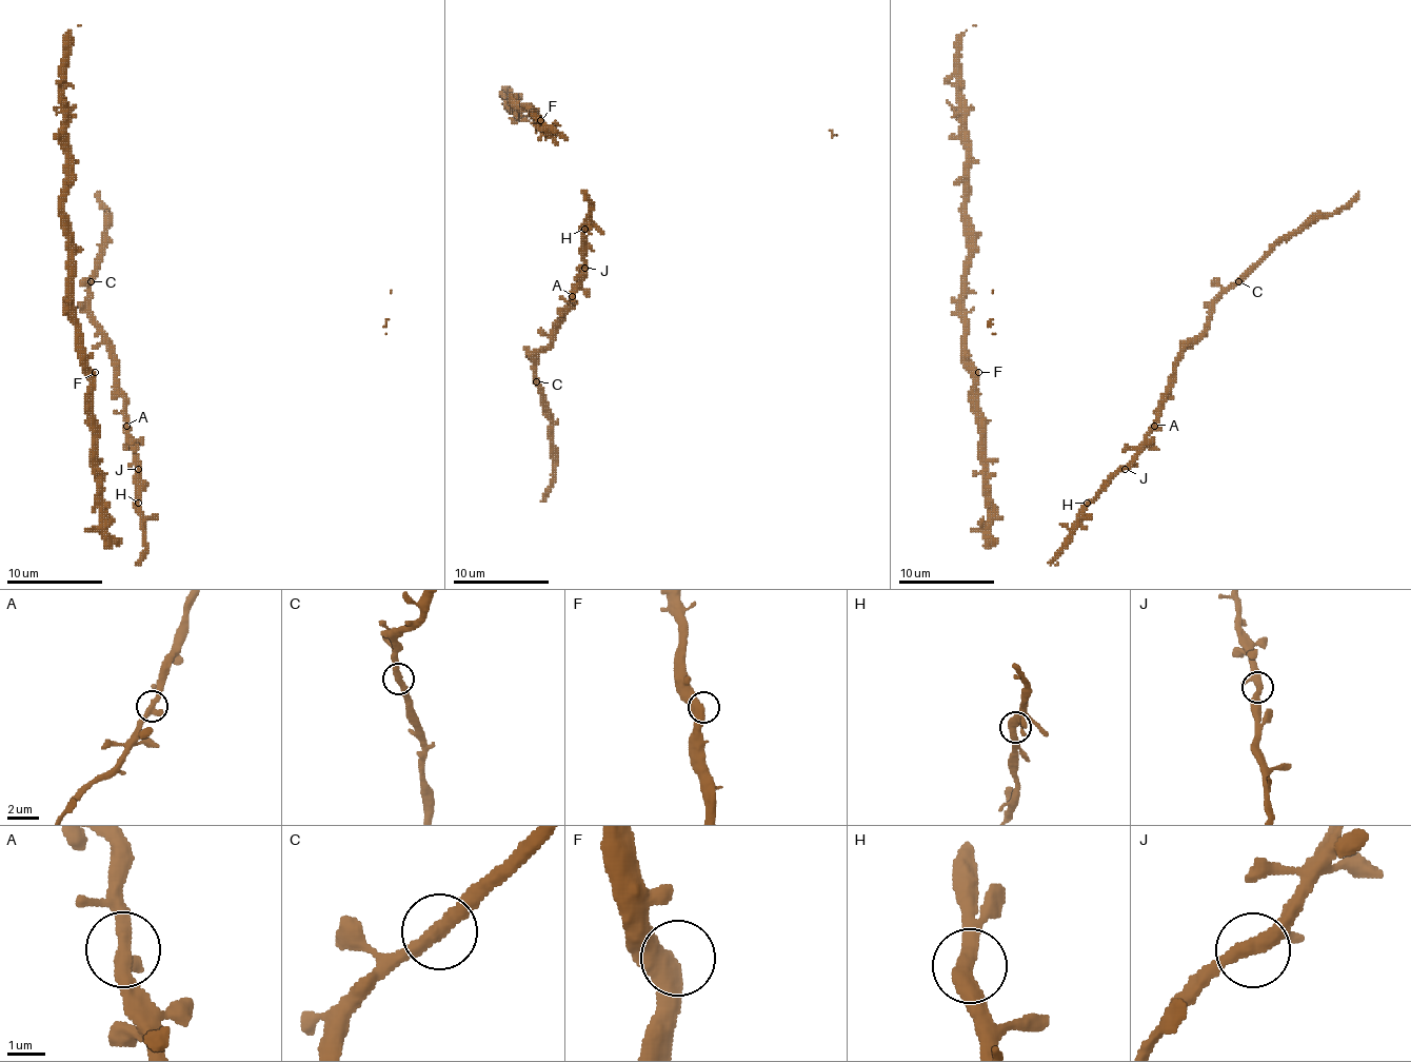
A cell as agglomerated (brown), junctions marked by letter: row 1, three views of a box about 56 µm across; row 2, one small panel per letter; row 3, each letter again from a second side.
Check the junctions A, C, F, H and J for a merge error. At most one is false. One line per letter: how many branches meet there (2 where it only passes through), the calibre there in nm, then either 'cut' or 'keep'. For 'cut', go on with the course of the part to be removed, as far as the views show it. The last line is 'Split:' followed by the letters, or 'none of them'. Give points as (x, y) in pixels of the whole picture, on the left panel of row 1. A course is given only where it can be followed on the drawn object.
A: branches 2; calibre 400 nm; keep
C: branches 2; calibre 400 nm; keep
F: branches 2; calibre 440 nm; keep
H: branches 2; calibre 400 nm; keep
J: branches 2; calibre 380 nm; keep
Split: none of them

